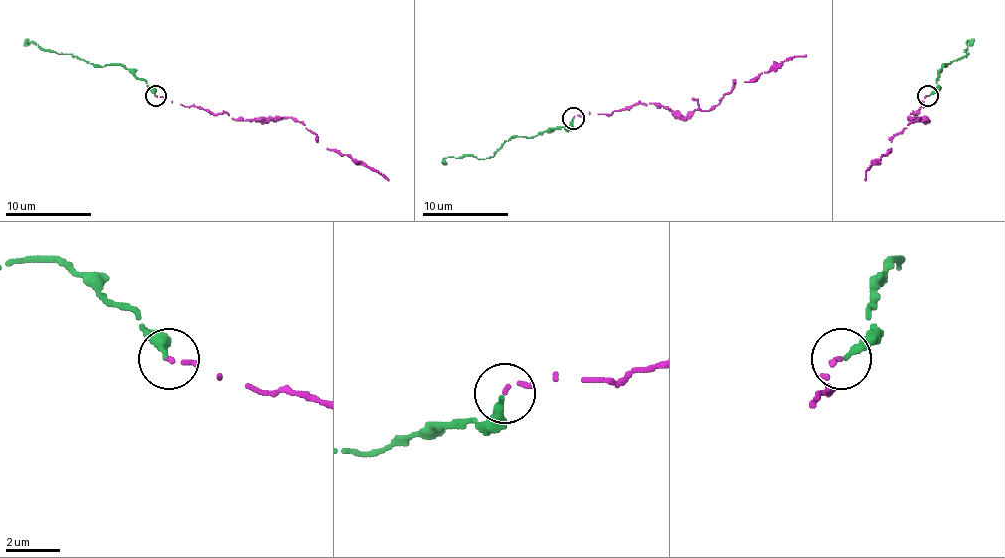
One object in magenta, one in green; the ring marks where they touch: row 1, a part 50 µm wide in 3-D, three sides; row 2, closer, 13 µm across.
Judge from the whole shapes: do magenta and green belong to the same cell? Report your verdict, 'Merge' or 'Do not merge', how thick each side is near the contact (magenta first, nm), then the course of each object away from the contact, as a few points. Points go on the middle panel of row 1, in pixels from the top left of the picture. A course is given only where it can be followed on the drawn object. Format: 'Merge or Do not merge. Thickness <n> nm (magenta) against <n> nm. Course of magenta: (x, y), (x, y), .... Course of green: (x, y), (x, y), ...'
Merge. Thickness 140 nm (magenta) against 240 nm. Course of magenta: (573, 118), (643, 103), (682, 115), (710, 111), (735, 81), (753, 81), (785, 60), (806, 55). Course of green: (573, 120), (566, 128), (562, 126), (534, 137), (510, 137), (487, 158), (448, 156), (446, 165)

